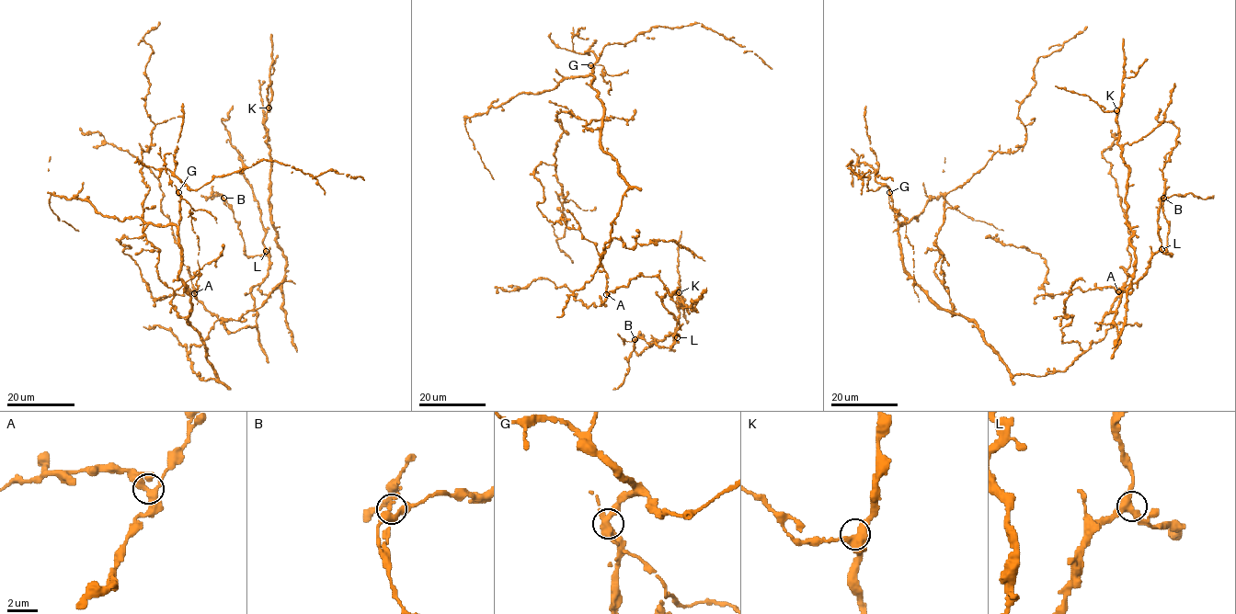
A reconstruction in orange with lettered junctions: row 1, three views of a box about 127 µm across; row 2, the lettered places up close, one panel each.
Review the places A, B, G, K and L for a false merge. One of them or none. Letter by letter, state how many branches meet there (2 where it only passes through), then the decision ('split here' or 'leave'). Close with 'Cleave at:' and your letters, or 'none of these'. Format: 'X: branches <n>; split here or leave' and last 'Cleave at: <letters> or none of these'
A: branches 4; leave
B: branches 4; leave
G: branches 4; split here
K: branches 3; leave
L: branches 3; leave
Cleave at: G

